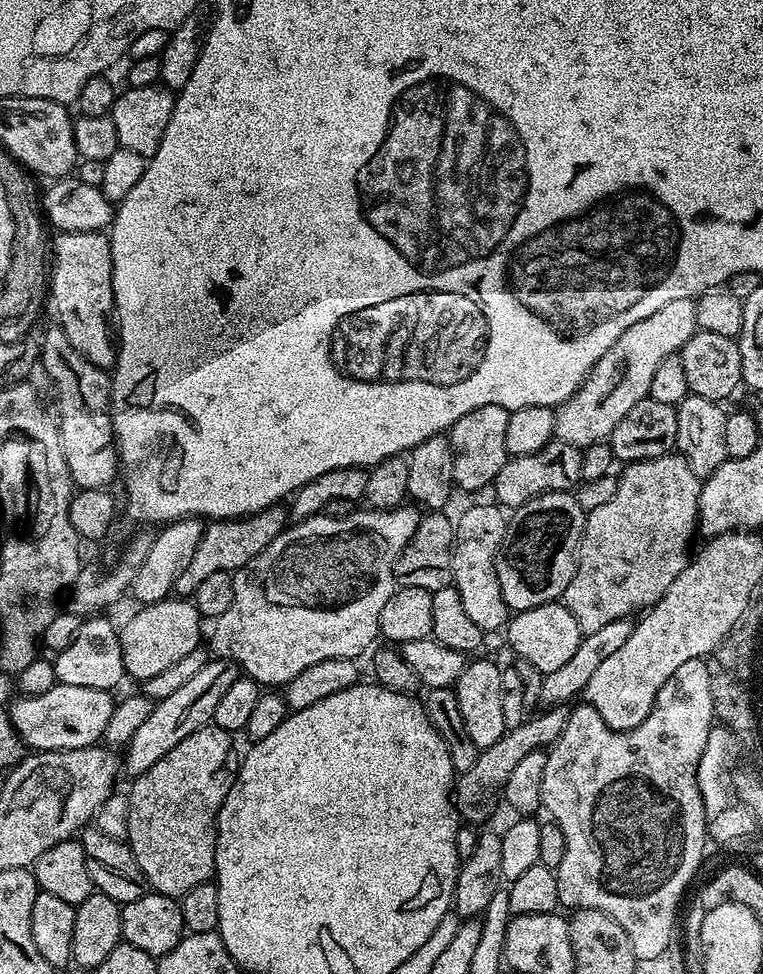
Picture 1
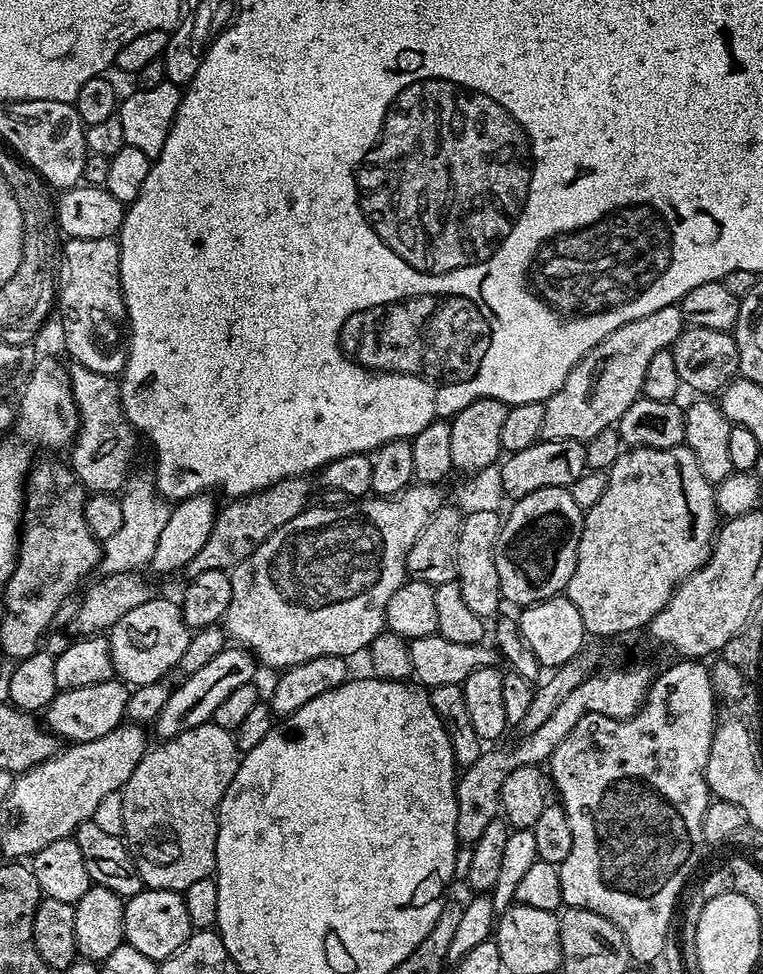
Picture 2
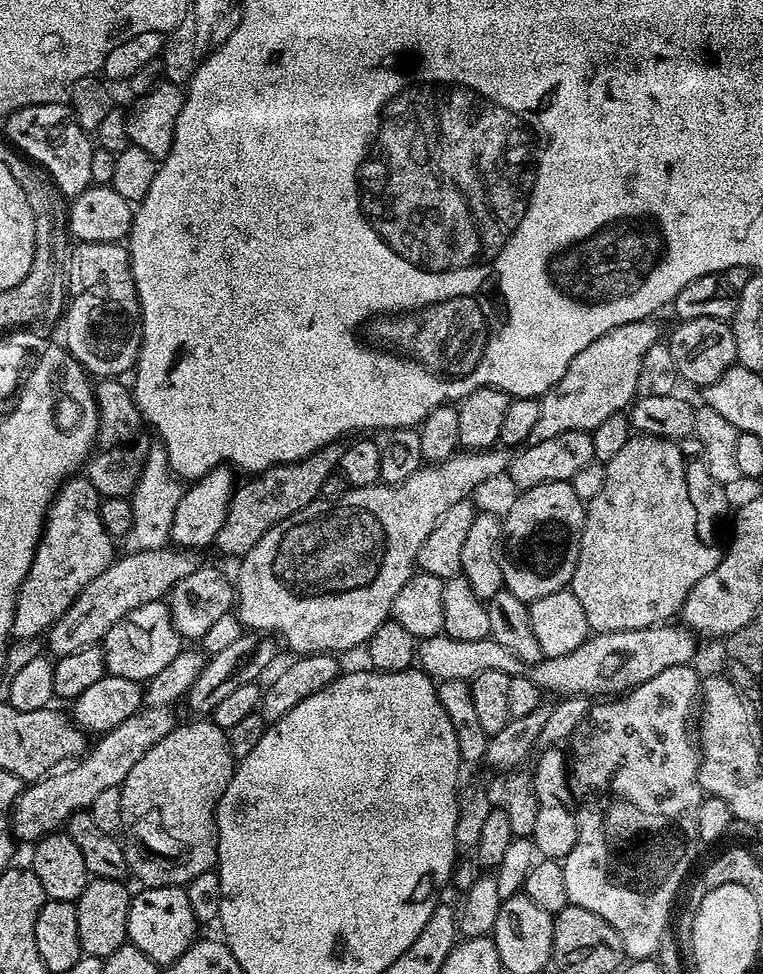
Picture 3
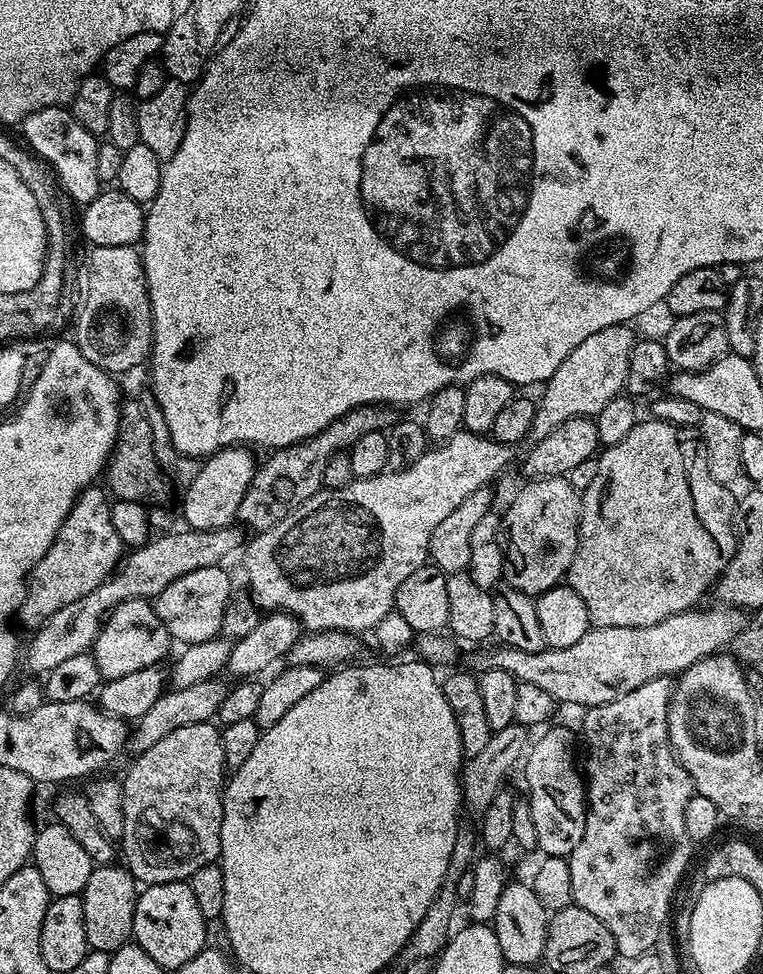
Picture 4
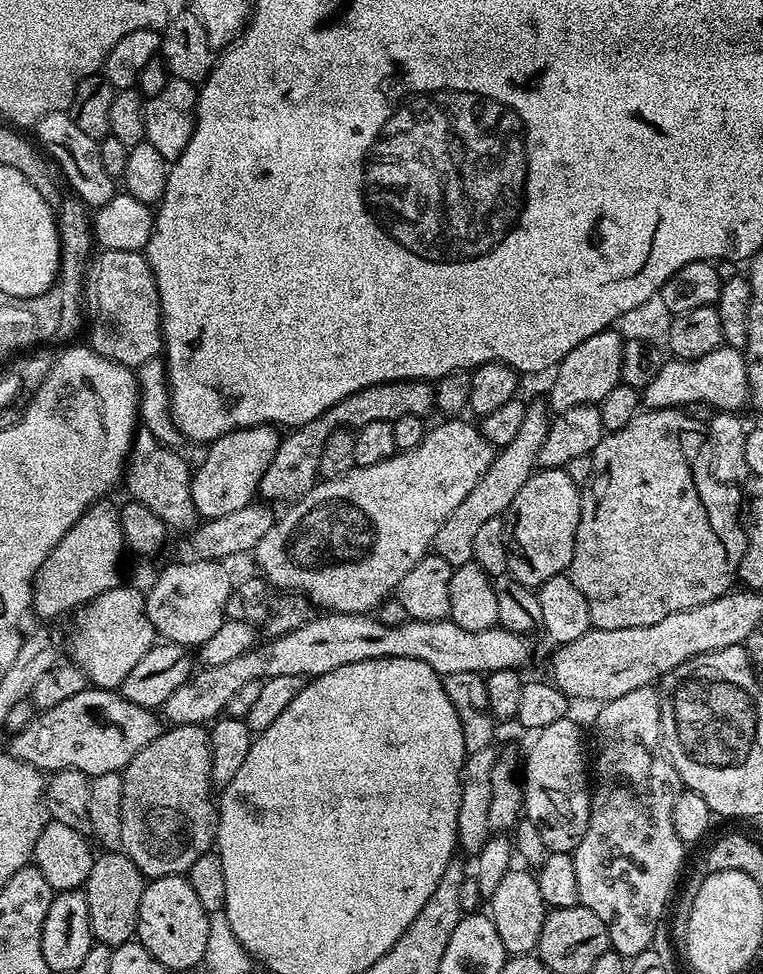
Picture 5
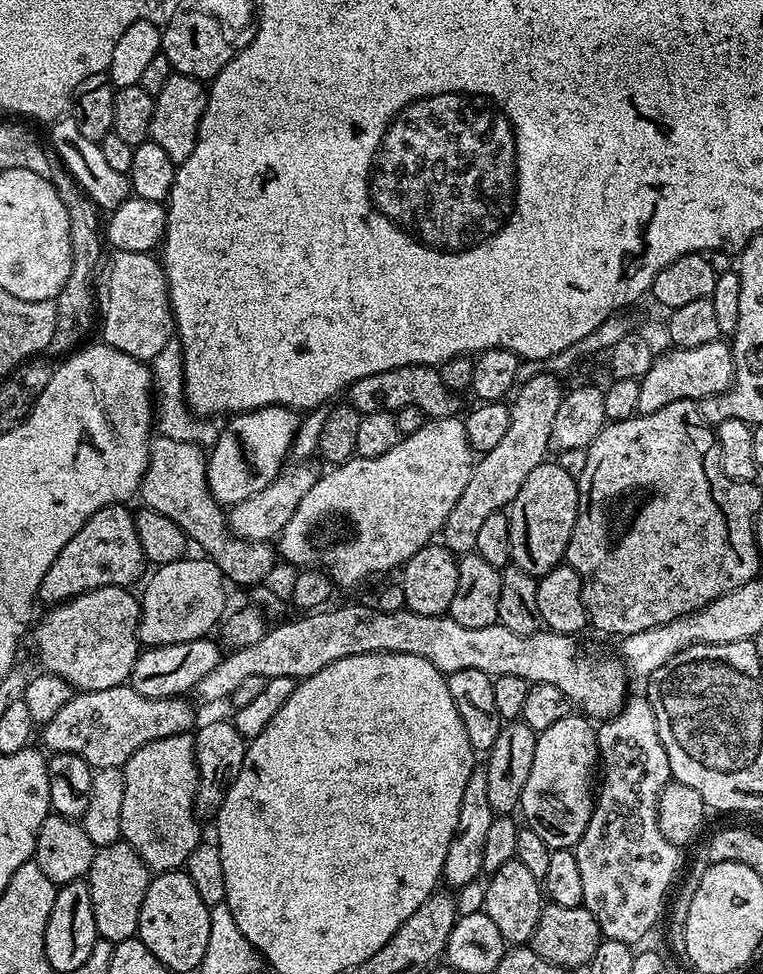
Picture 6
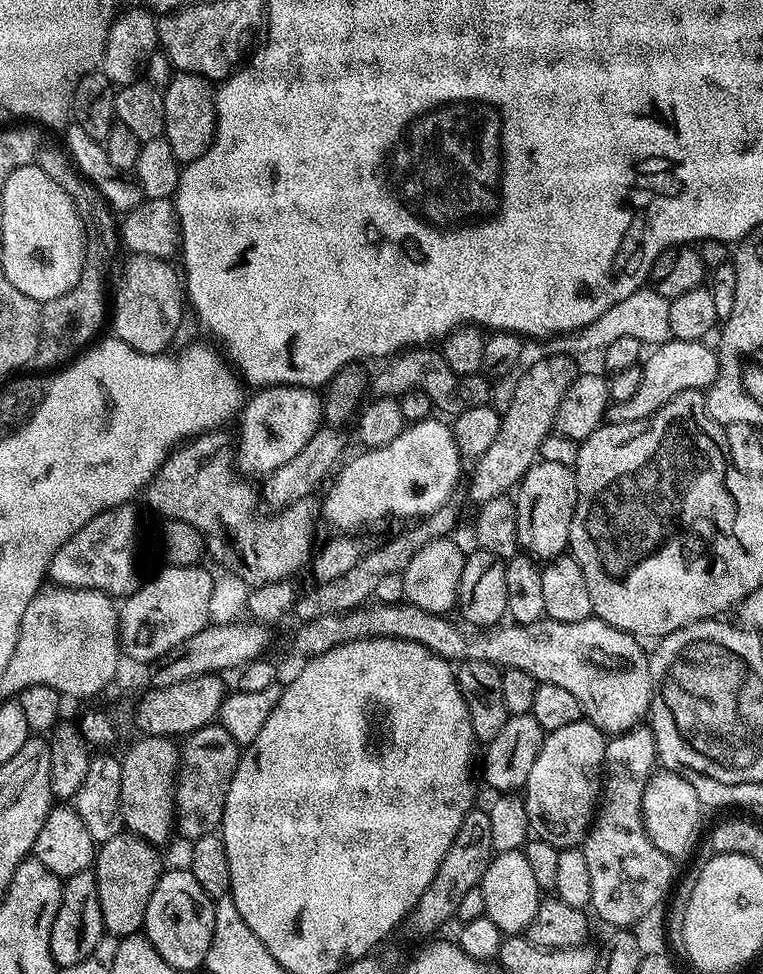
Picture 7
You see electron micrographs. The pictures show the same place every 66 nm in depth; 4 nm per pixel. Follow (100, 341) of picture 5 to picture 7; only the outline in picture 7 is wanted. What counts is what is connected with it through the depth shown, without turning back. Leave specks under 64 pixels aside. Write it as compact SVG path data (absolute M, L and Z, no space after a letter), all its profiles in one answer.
M129 255L124 269L120 272L120 281L116 284L116 297L110 300L110 328L114 331L115 339L126 342L136 352L143 356L158 356L167 353L171 349L171 338L174 337L174 330L178 322L186 313L186 293L182 283L182 276L179 271L171 268L168 260L159 260L153 256Z

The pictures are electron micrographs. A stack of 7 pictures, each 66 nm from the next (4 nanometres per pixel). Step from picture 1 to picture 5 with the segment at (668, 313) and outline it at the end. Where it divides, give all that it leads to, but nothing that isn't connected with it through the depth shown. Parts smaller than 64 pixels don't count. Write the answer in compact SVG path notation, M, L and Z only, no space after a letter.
M605 330L586 338L586 342L578 342L578 346L574 346L574 350L570 350L570 354L566 354L551 373L547 407L558 413L583 404L599 405L600 400L620 383L624 342L623 336L615 330Z

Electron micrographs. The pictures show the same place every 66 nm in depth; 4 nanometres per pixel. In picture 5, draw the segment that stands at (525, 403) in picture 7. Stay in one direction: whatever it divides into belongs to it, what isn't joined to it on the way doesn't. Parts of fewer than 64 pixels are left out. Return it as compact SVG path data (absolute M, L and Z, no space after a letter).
M529 403L525 407L522 430L518 430L514 442L497 451L495 460L486 470L486 474L480 476L474 490L470 490L470 494L466 494L466 498L458 502L458 510L454 510L454 514L450 514L446 522L438 526L438 534L432 540L432 548L435 555L441 556L453 568L473 563L472 543L479 528L489 518L503 517L512 507L514 494L518 494L518 490L522 490L522 486L526 486L533 472L537 471L538 450L542 450L542 442L546 442L550 423L549 409L543 403L540 404Z

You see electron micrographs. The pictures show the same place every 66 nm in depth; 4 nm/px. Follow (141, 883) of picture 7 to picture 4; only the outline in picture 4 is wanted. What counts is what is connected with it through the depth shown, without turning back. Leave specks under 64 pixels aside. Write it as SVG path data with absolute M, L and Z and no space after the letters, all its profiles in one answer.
M116 862L93 867L90 882L86 882L82 893L82 918L86 922L86 942L91 951L111 954L132 940L137 895L138 881L127 867Z

